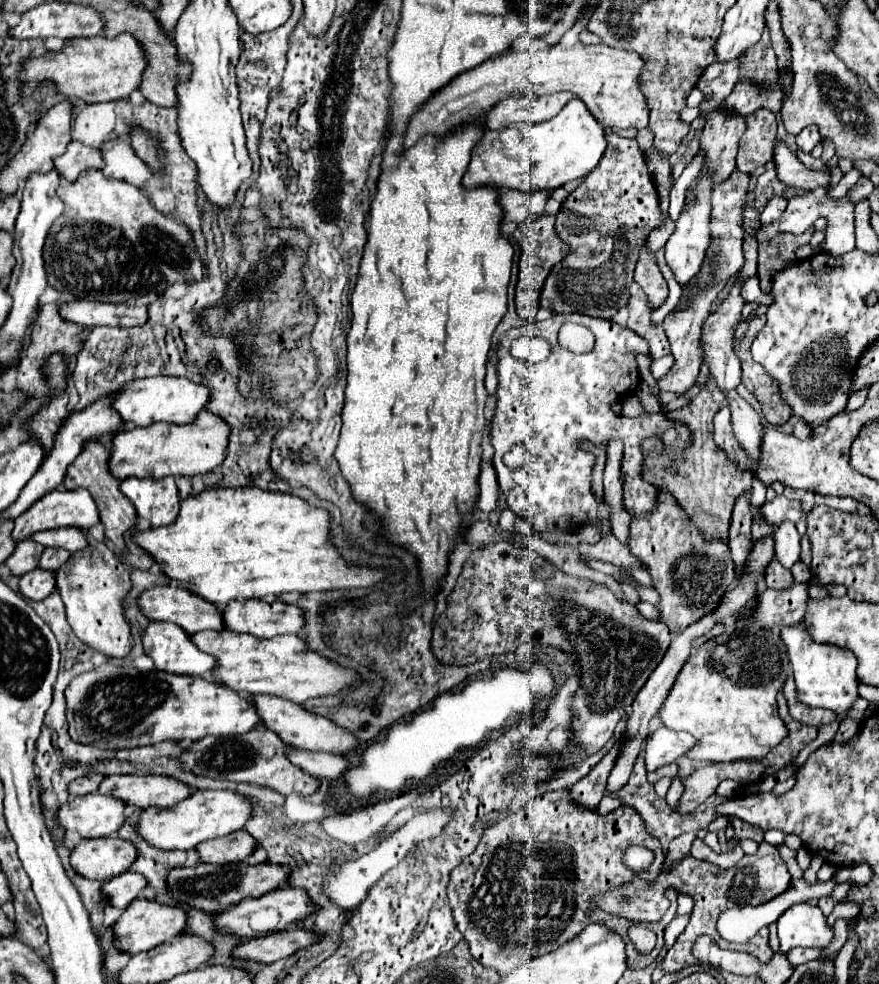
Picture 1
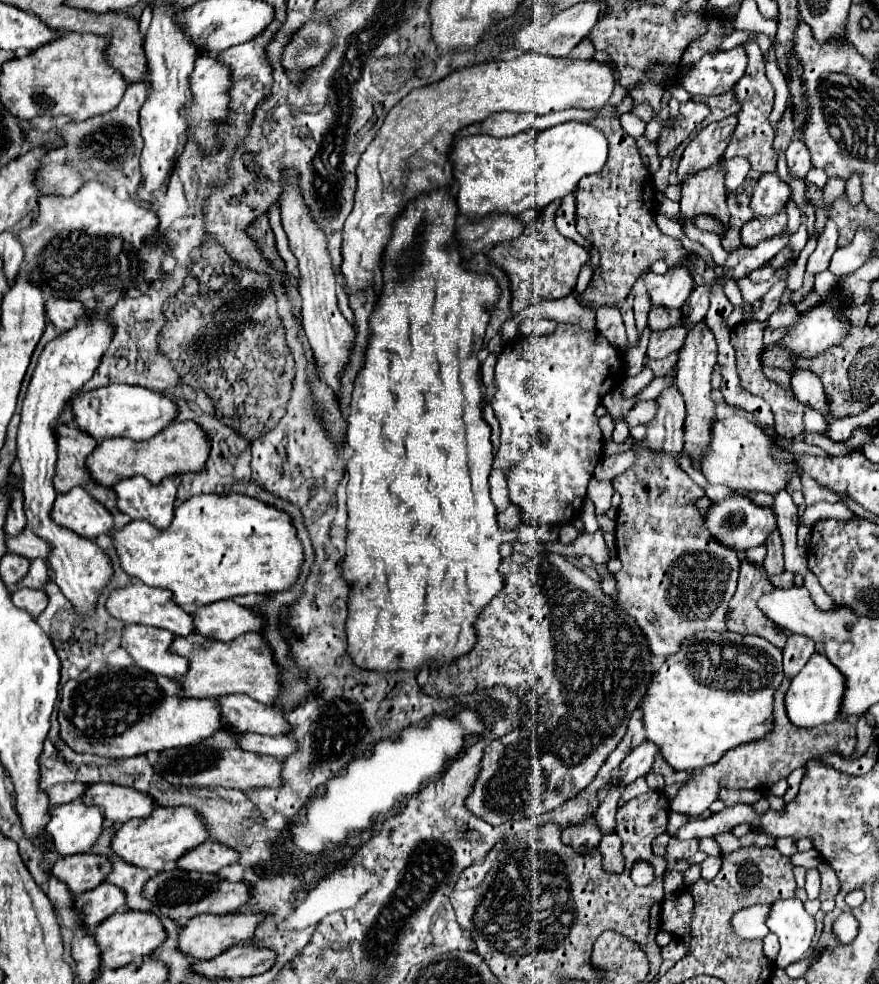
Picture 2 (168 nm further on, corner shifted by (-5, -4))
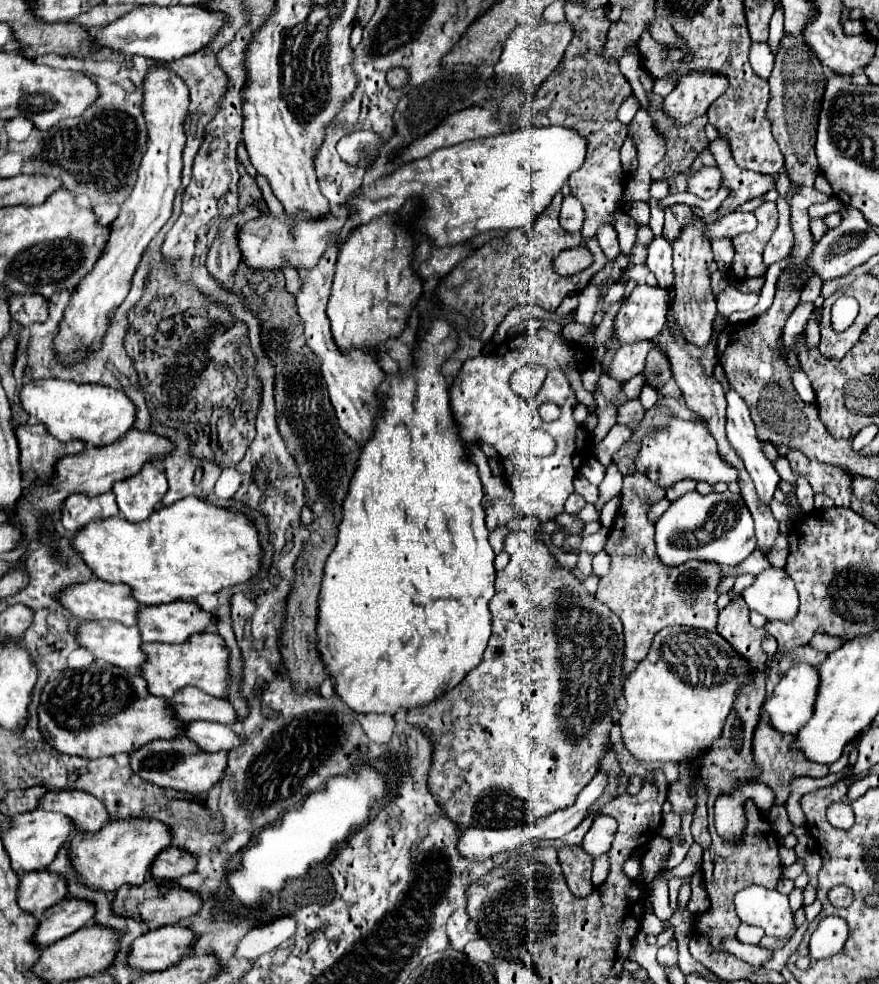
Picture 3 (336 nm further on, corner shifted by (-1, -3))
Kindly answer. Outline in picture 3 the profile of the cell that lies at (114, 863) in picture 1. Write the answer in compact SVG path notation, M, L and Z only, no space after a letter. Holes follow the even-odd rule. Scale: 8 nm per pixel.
M36 870L36 872L28 872L20 880L18 904L26 912L40 914L52 904L64 900L66 894L68 894L68 882L64 876L48 870Z

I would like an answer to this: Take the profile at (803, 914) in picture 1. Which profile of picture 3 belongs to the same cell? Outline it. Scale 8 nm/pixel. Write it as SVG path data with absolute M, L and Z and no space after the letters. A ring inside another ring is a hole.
M748 886L736 894L736 912L742 922L760 926L768 936L790 940L796 934L788 896L764 886Z

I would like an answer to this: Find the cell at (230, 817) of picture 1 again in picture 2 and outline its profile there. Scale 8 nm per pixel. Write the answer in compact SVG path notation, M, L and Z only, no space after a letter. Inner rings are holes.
M154 807L148 819L132 819L120 825L112 835L112 851L128 865L160 873L168 861L178 861L186 851L208 839L208 831L194 809L188 807Z

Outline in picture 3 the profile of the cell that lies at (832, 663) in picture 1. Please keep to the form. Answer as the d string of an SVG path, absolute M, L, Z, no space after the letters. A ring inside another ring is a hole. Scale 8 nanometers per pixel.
M800 662L796 666L792 666L782 680L778 682L778 686L774 688L772 698L768 700L768 704L764 704L764 712L770 720L770 724L774 728L778 728L780 732L798 732L814 714L814 704L818 698L818 688L820 688L820 674L816 666L810 666L806 662Z

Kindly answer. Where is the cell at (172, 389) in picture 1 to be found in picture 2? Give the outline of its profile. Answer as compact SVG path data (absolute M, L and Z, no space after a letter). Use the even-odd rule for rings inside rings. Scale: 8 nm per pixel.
M108 385L92 391L72 395L72 415L78 429L84 429L96 441L108 437L128 437L132 441L146 441L168 427L176 417L176 405L160 393L136 385Z

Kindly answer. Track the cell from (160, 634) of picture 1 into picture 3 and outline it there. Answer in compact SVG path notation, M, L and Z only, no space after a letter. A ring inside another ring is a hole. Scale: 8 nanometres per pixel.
M114 620L86 621L78 628L78 640L84 648L92 650L96 658L108 660L124 670L136 670L146 662L146 654L142 650L142 636L138 628L128 628Z

